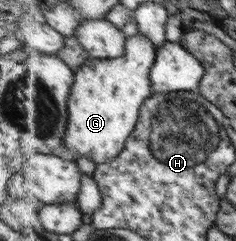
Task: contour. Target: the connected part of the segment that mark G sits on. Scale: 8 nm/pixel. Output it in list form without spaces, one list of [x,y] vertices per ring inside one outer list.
[[[143,33],[128,36],[125,55],[115,59],[88,59],[76,72],[76,82],[71,96],[70,127],[66,137],[66,147],[77,161],[79,157],[90,157],[97,164],[107,163],[119,157],[126,149],[127,142],[138,129],[141,121],[142,107],[154,94],[152,72],[158,61],[158,47],[155,42]]]

